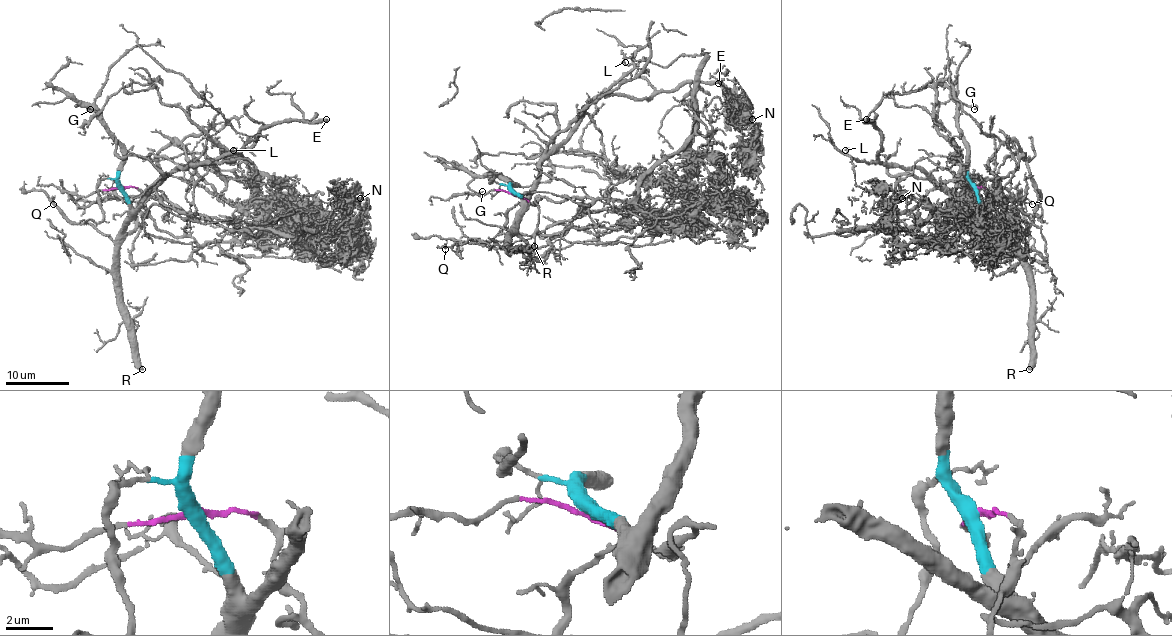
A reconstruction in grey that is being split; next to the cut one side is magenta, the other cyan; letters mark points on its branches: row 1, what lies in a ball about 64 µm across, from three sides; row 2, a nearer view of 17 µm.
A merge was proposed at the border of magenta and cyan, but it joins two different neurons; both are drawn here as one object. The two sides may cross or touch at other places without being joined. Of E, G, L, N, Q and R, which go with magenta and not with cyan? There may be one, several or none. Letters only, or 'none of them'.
N

